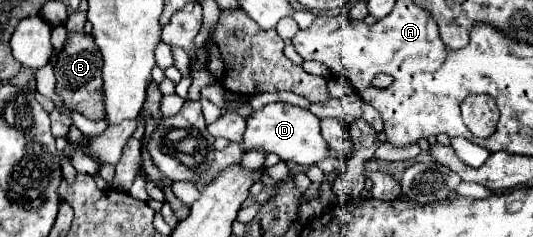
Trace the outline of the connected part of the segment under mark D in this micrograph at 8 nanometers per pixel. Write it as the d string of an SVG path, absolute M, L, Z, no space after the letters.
M269 103L259 111L253 111L247 119L247 129L243 137L245 149L263 147L267 153L279 155L283 161L293 161L297 165L317 165L331 155L327 141L321 137L319 119L307 109L289 105L289 103Z

